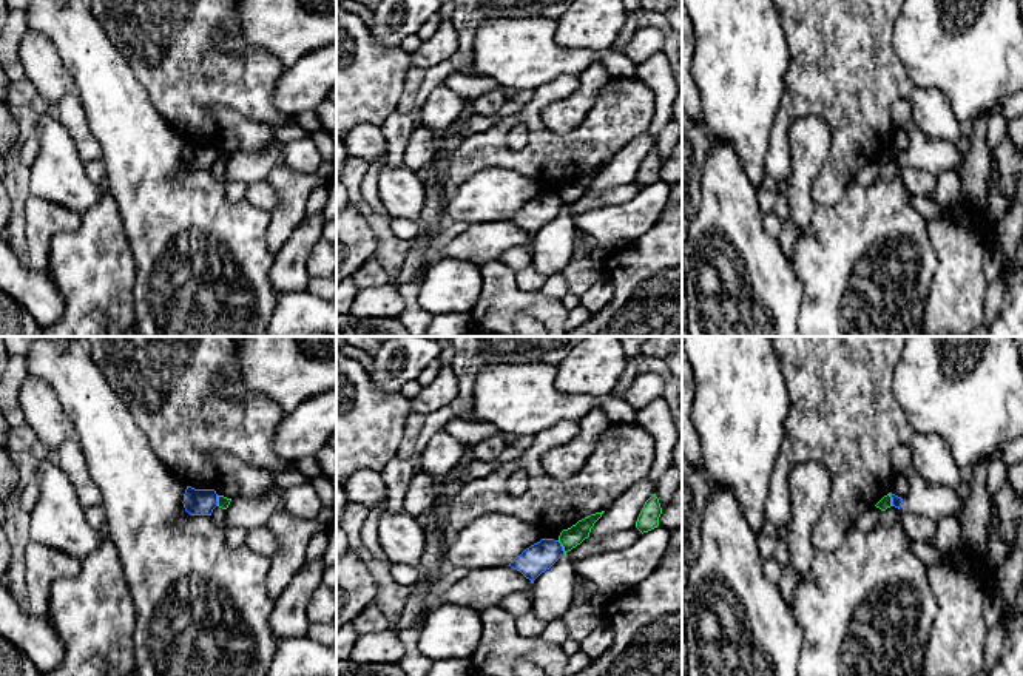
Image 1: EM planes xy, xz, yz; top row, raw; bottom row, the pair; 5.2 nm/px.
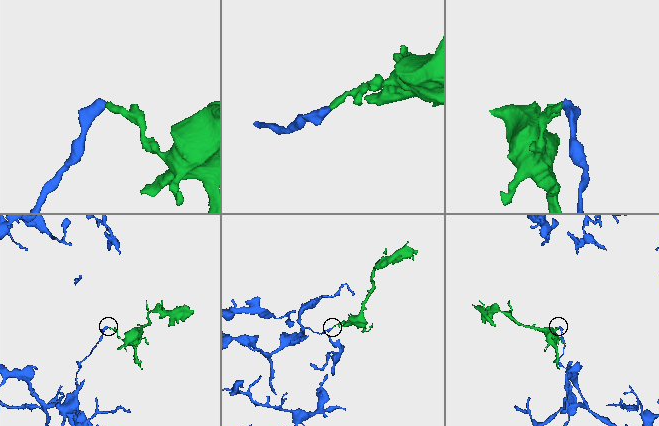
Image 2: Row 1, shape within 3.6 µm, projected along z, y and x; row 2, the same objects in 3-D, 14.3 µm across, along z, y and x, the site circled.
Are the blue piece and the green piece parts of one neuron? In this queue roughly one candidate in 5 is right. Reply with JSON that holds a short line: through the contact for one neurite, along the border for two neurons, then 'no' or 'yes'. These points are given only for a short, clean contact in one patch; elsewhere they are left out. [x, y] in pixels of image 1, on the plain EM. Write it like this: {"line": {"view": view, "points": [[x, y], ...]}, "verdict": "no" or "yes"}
{"line": {"view": "xz", "points": [[557, 195], [565, 207]]}, "verdict": "no"}

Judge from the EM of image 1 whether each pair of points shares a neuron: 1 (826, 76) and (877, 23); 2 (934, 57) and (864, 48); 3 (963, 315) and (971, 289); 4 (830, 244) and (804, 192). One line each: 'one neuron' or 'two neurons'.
1: one neuron
2: two neurons
3: one neuron
4: two neurons

